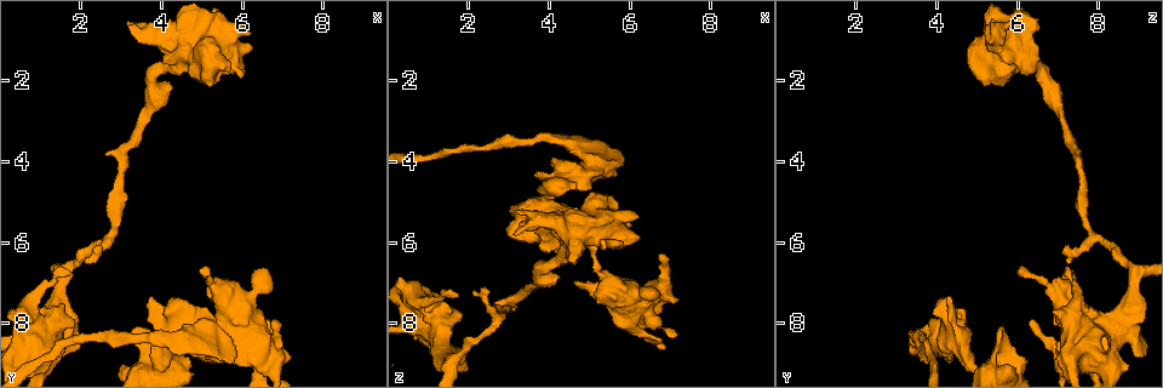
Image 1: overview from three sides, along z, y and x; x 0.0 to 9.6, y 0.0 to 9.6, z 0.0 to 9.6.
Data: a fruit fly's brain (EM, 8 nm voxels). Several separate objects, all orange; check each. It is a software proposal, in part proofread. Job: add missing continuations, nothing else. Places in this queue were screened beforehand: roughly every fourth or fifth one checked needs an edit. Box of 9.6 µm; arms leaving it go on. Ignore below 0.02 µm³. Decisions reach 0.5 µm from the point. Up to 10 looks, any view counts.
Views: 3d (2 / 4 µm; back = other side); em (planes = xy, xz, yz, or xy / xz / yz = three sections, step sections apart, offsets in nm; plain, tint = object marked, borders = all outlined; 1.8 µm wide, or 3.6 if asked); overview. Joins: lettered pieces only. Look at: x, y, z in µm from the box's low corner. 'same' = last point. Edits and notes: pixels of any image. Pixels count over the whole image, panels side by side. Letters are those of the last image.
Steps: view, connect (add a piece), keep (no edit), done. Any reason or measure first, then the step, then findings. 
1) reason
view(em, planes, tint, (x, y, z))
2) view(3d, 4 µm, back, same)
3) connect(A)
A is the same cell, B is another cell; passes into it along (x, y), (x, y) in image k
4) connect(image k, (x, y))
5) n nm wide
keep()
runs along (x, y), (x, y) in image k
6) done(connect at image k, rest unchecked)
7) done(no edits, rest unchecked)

branch stops here
view(3d, 2 µm, (5.70, 9.05, 3.75))

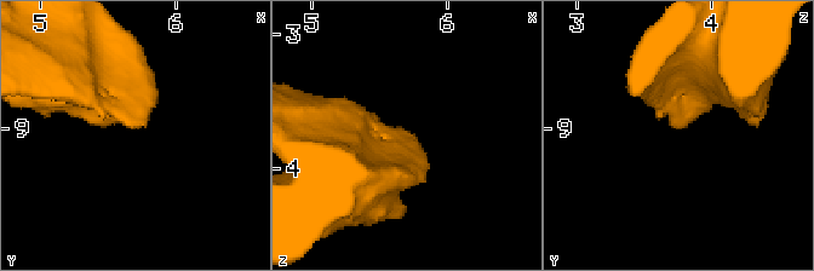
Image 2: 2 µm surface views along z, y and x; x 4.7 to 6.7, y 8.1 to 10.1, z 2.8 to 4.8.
view(em, planes, borders, (5.68, 9.00, 3.74))

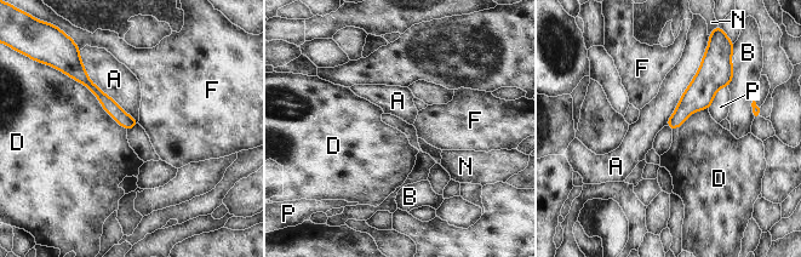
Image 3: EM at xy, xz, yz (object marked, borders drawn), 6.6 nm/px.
keep()
A, B, D, F, N and P are other cells; runs along (83, 74), (127, 123), (133, 123) in image 3; no lettered piece goes on from it

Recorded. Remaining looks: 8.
an open end
view(em, planes, borders, (6.70, 8.05, 6.30))

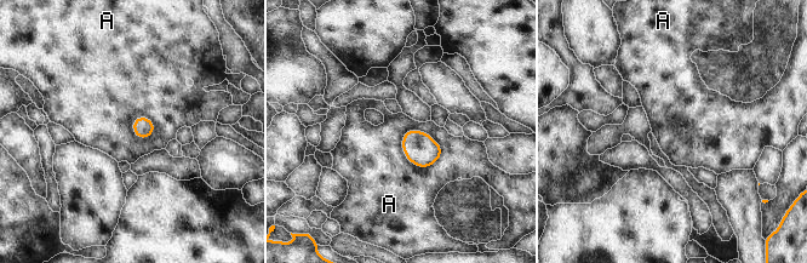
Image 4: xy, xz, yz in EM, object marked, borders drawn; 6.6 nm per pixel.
keep()
A is another cell; border along (405, 132), (425, 132), (441, 155) in image 4; no lettered piece goes on from it

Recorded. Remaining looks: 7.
touches itself
view(3d, 4 µm, back, (3.65, 7.90, 4.35))

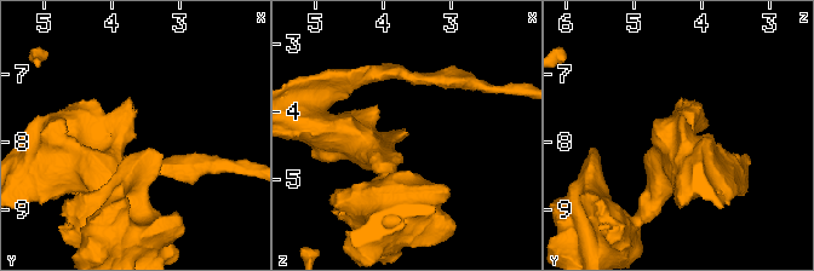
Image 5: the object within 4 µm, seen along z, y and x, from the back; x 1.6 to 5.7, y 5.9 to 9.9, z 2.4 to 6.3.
view(em, xz, step 8, tint, (3.70, 7.90, 4.35))

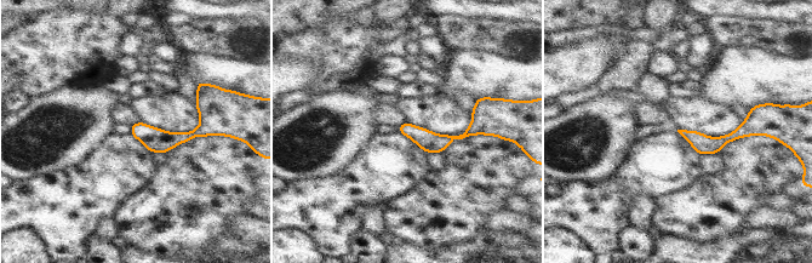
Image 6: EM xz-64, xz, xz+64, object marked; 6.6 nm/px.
view(em, planes, borders, same)

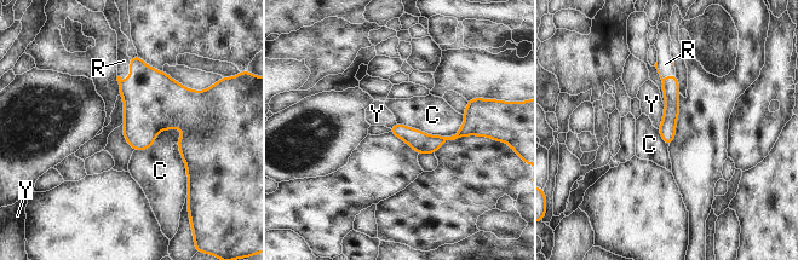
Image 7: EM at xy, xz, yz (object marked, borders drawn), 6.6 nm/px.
110 nm wide
connect(R)
R is the same cell, C and Y are other cells; the neuron continues

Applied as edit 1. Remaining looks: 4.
thick end
view(3d, 4 µm, (1.45, 7.70, 7.55))

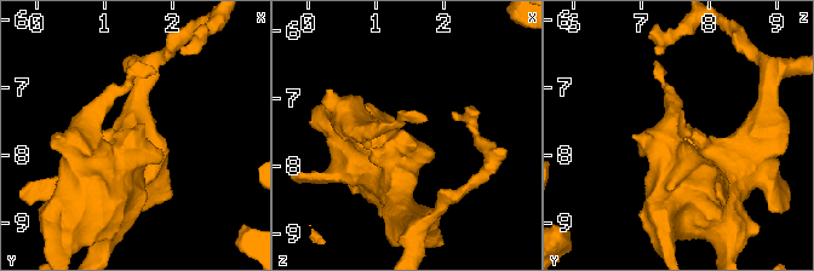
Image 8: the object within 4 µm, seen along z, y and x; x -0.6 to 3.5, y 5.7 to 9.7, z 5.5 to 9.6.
view(em, planes, borders, (1.50, 7.65, 7.50))

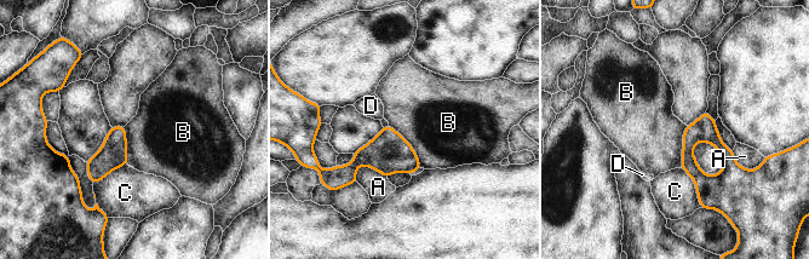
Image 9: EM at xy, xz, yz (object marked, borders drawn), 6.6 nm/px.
B touches over 360 nm
keep()
A, B, C and D are other cells; border along (389, 125), (411, 145), (420, 167) in image 9; no lettered piece goes on from it

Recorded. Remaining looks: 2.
done(connect at image 7, rest unchecked)

